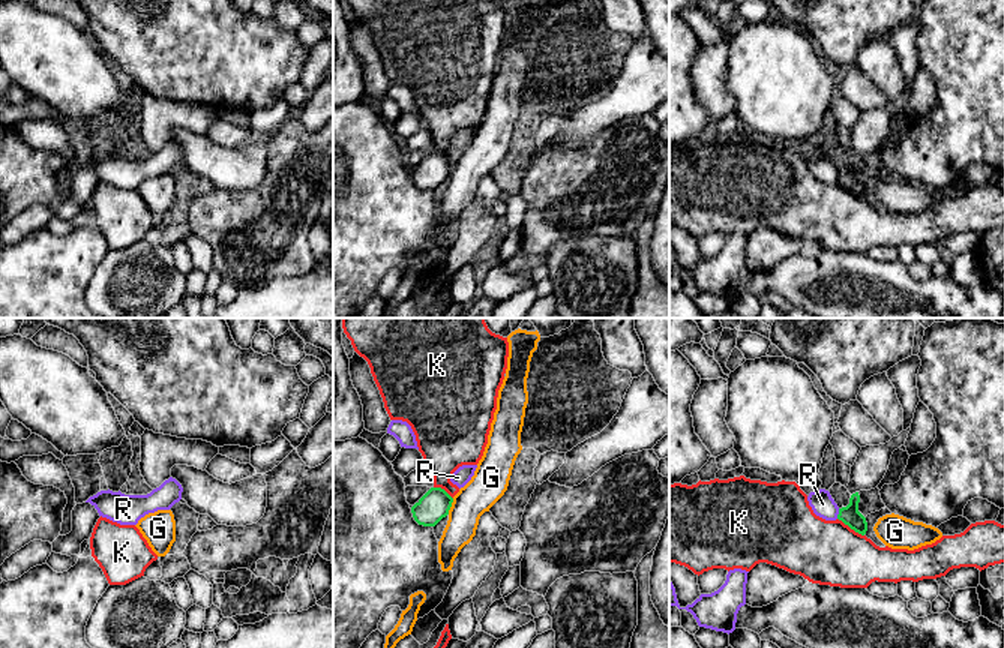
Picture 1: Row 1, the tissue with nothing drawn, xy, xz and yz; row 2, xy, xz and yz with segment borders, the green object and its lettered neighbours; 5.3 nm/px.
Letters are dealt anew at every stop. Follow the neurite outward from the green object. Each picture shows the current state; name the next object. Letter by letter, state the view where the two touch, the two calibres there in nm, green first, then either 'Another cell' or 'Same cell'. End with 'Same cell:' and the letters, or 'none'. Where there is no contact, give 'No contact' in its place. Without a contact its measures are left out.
G: Touches green in xz. Thickness 160 nm (green) against 190 nm. Another cell
K: Touches green in yz. Thickness 110 nm (green) against 360 nm. Another cell
R: Touches green in yz. Thickness 110 nm (green) against 120 nm. Another cell
Same cell: none

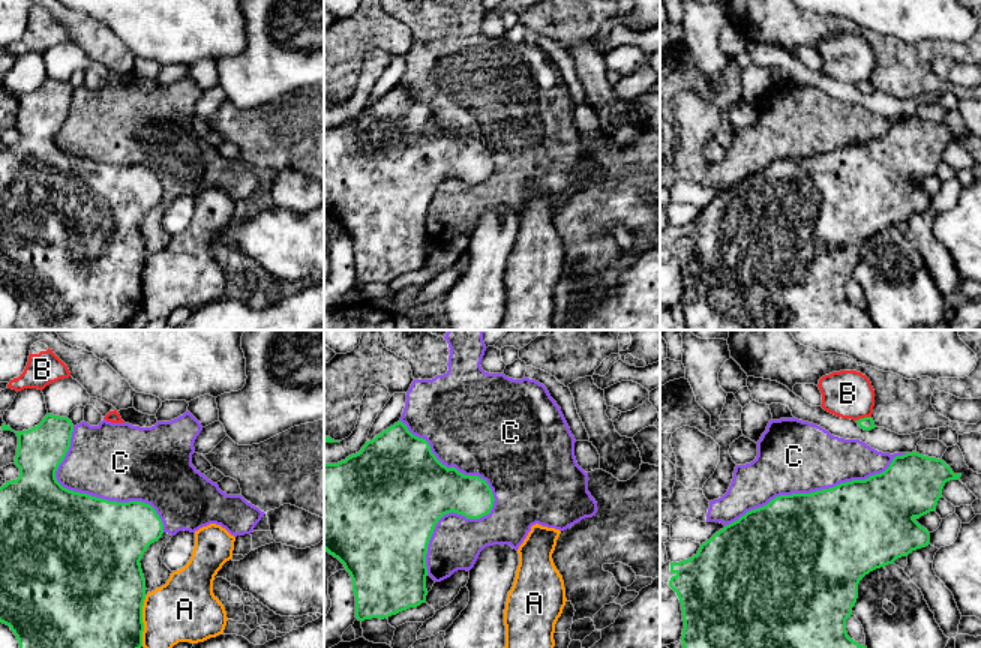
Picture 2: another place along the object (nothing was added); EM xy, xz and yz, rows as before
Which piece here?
A: Touches green in xy. Thickness 500 nm (green) against 360 nm. Another cell
B: Touches green in yz. Thickness 70 nm (green) against 260 nm. Another cell
C: Touches green in xz. Thickness 220 nm (green) against 460 nm. Another cell
Same cell: none

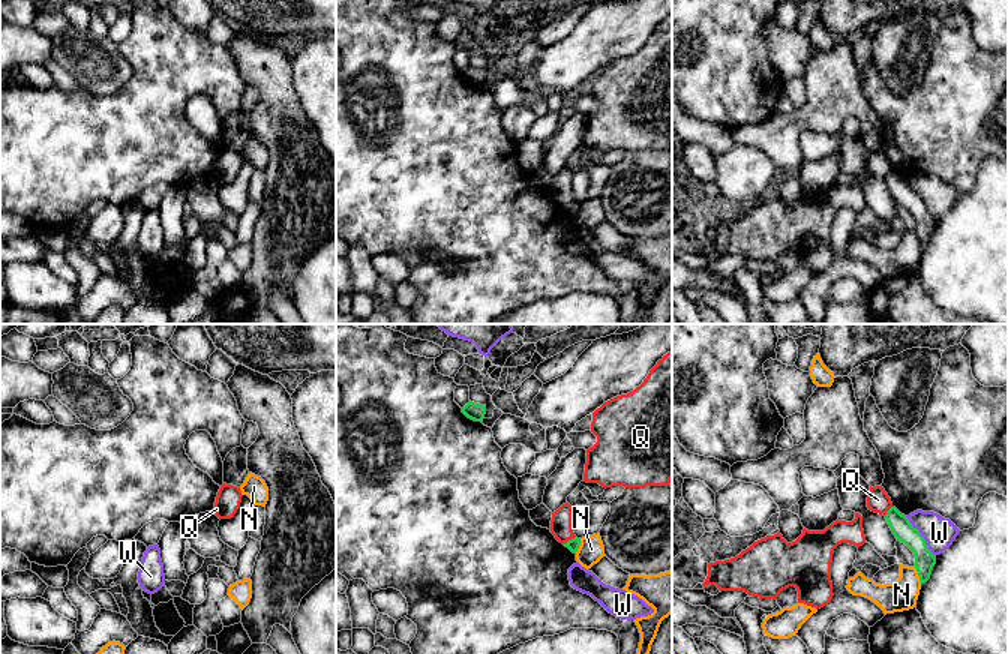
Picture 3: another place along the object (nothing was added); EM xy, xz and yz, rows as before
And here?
N: Touches green in yz. Thickness 110 nm (green) against 160 nm. Another cell
Q: Touches green in xz. Thickness 70 nm (green) against 110 nm. Another cell
W: Touches green in yz. Thickness 110 nm (green) against 170 nm. Another cell
Same cell: none

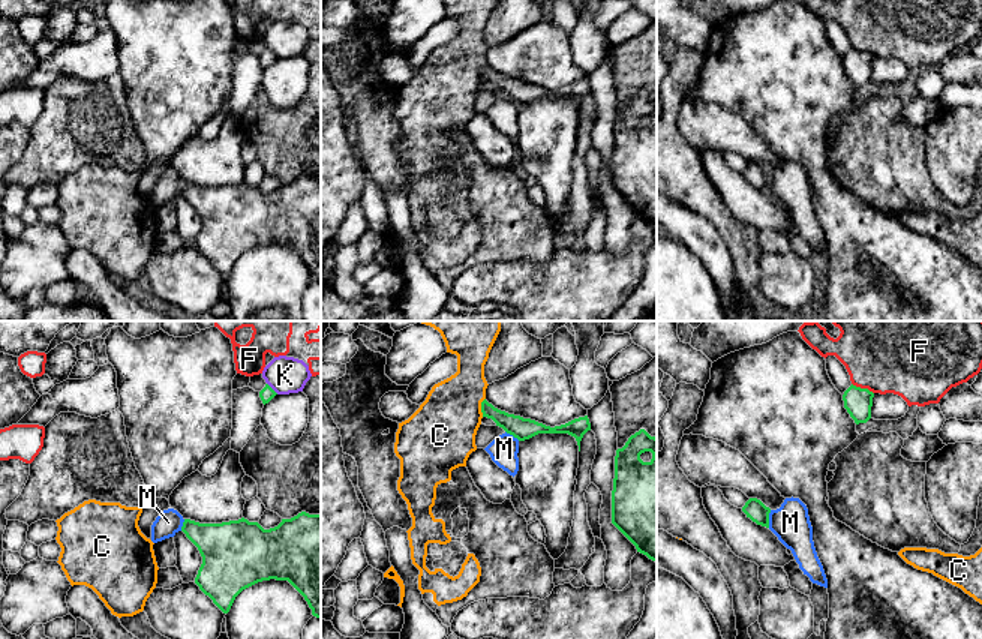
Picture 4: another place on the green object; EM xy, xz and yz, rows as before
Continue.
C: Touches green in xz. Thickness 120 nm (green) against 360 nm. Another cell
F: Touches green in yz. Thickness 150 nm (green) against 320 nm. Another cell
K: Touches green in xy. Thickness 80 nm (green) against 200 nm. Another cell
M: Touches green in yz. Thickness 110 nm (green) against 200 nm. Another cell
Same cell: none

